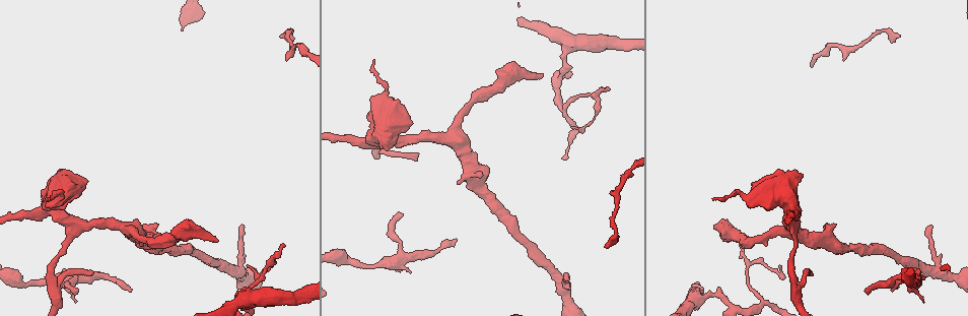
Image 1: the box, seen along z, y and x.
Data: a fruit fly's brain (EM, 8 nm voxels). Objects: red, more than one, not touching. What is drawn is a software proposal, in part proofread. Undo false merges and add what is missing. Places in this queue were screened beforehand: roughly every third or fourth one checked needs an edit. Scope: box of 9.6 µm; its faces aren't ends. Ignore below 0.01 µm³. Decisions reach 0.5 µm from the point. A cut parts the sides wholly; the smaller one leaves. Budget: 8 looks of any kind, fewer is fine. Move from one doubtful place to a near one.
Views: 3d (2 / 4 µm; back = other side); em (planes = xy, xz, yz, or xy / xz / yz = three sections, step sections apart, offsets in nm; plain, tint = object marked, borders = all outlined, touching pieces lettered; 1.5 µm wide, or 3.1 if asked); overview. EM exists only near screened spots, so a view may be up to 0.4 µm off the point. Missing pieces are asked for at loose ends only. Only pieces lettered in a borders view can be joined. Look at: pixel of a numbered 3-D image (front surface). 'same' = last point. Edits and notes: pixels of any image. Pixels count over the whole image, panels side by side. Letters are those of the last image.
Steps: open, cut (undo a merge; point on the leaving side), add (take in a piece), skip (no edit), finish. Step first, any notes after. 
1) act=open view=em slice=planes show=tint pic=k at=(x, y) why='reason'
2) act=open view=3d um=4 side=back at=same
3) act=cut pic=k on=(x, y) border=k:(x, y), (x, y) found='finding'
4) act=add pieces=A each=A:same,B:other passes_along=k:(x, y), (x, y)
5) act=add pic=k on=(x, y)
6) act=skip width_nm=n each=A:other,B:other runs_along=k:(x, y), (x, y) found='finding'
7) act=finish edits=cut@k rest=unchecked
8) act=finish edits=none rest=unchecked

act=open view=em slice=planes show=borders pic=1 at=(867, 288) why='an open end'

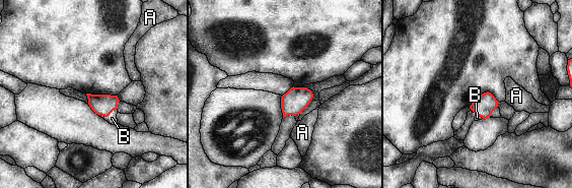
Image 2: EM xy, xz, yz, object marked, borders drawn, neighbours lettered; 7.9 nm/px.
act=add pieces=B each=A:other,B:same found='the neuron continues'

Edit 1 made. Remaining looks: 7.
act=open view=em slice=xz step=4 show=plain pic=1 at=(93, 271) why='branch stops here'

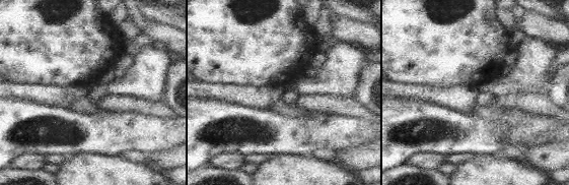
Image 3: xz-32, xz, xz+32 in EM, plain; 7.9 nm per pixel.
act=open view=em slice=xz step=4 show=tint at=same

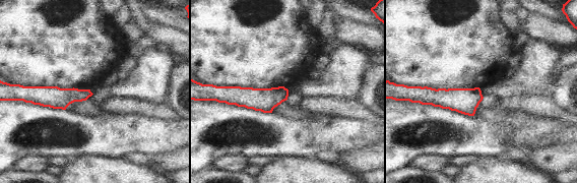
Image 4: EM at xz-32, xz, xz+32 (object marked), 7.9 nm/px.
act=open view=em slice=xz step=4 show=borders at=same why='see the neighbours'

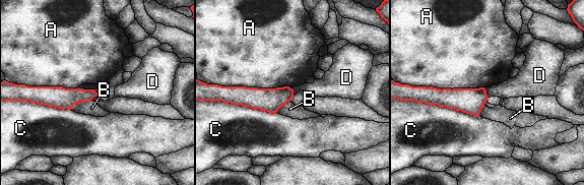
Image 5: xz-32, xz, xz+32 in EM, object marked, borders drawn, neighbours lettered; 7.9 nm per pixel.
act=skip each=A:other,B:other,C:other,D:other border=5:(484, 88), (489, 97) found='no lettered piece goes on from it'

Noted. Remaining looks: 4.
act=open view=em slice=planes show=tint pic=1 at=(290, 30) why='abrupt turn'

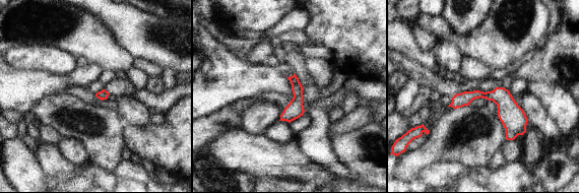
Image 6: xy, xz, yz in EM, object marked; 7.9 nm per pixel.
act=open view=em slice=planes show=borders at=same

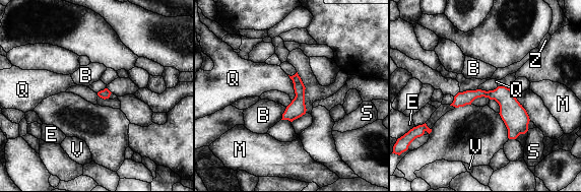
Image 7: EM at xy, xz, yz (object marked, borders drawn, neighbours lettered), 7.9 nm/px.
act=skip each=B:other,E:other,M:other,Q:other,S:other,V:other,Z:other found='one neuron here'

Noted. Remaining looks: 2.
act=finish edits=add@2 rest=unchecked

